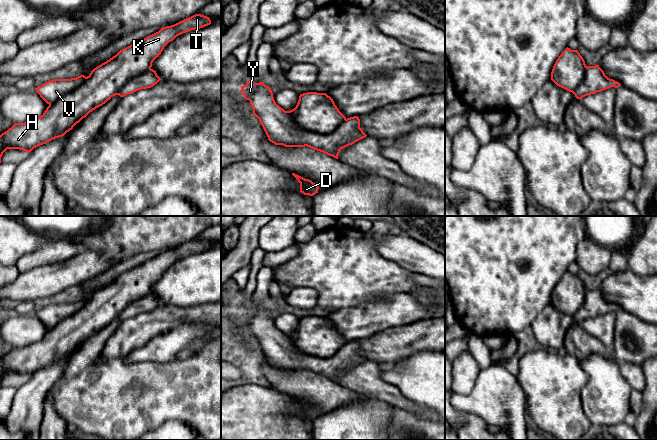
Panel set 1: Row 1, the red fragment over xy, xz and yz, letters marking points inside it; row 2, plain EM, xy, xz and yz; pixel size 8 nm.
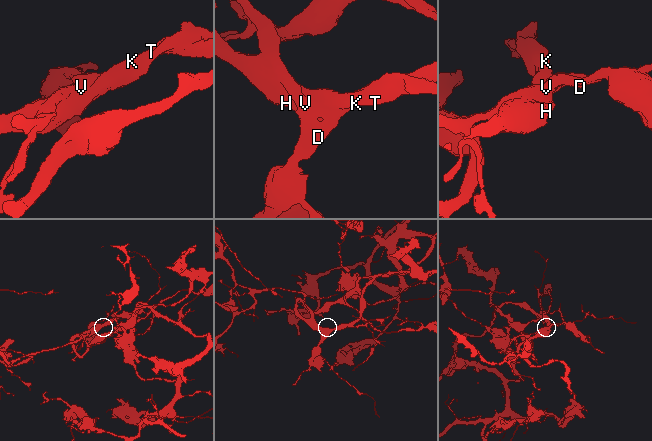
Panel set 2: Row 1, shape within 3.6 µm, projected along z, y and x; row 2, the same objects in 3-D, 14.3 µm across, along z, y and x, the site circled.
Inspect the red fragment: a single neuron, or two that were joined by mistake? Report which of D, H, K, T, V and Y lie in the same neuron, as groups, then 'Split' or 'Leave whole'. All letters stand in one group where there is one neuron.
Groups: D V Y / H K T. Split

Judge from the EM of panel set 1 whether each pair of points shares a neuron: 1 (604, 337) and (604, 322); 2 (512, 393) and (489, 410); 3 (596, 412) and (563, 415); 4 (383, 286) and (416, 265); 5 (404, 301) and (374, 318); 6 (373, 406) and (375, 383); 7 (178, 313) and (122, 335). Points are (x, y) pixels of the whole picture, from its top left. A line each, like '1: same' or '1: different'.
1: same
2: same
3: different
4: different
5: same
6: different
7: same

